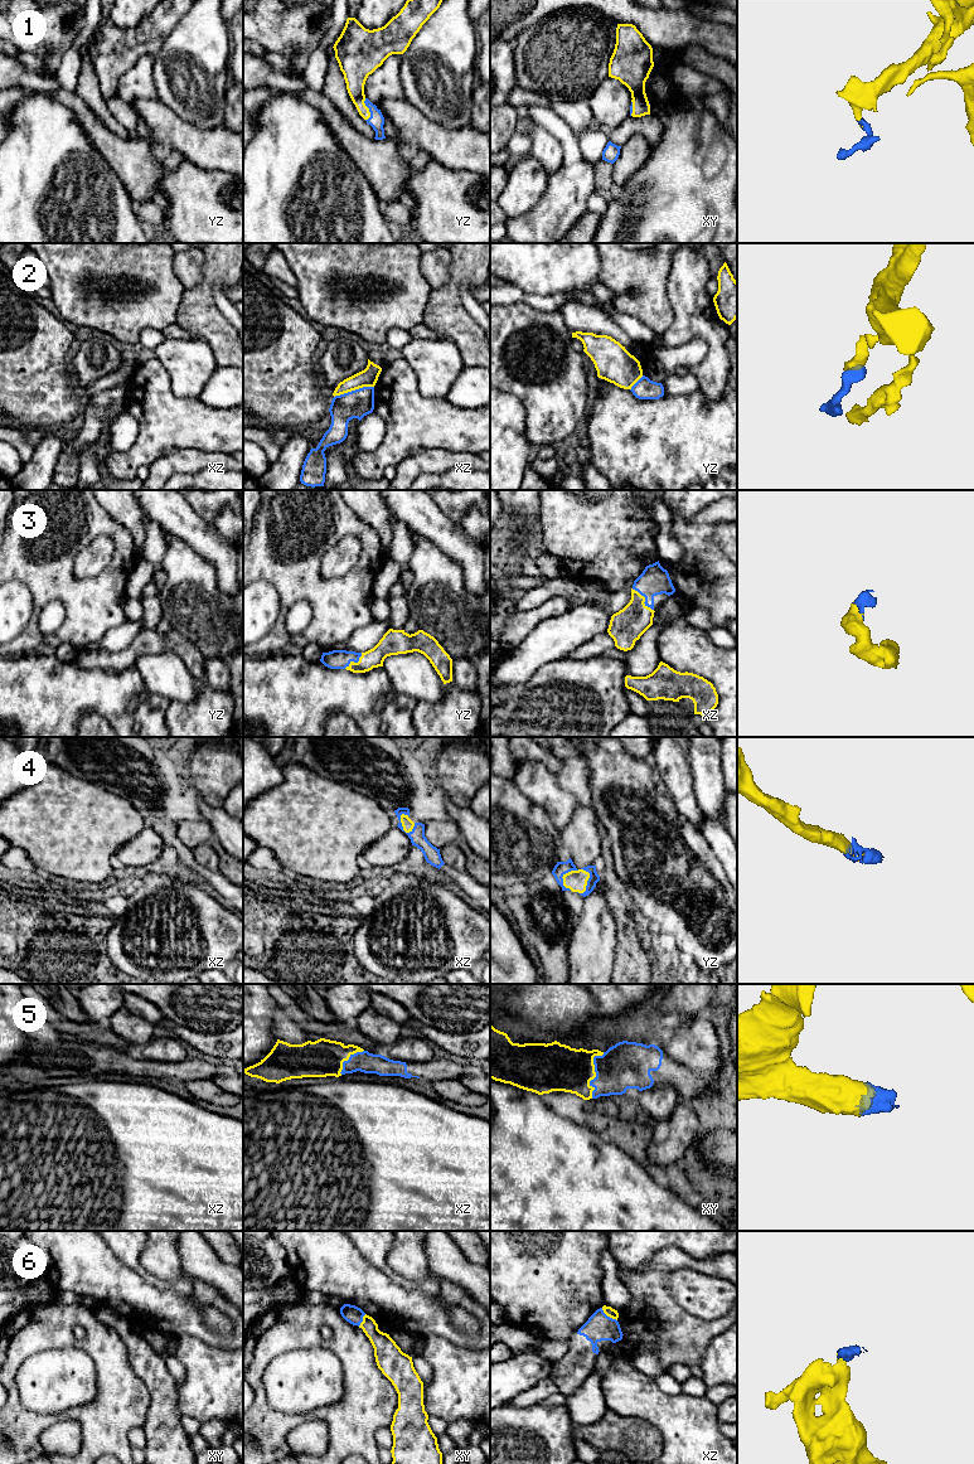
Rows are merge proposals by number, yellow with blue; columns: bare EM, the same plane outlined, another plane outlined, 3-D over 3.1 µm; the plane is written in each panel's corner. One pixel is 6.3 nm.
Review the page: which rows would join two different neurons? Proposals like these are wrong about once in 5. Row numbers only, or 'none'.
2

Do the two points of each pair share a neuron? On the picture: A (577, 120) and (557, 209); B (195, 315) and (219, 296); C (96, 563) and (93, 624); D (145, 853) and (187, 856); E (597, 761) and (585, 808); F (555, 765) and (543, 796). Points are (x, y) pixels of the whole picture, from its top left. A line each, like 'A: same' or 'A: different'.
A: different
B: different
C: different
D: different
E: different
F: different

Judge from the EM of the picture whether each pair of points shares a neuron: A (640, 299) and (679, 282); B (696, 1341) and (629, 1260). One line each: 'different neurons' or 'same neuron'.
A: different neurons
B: different neurons

